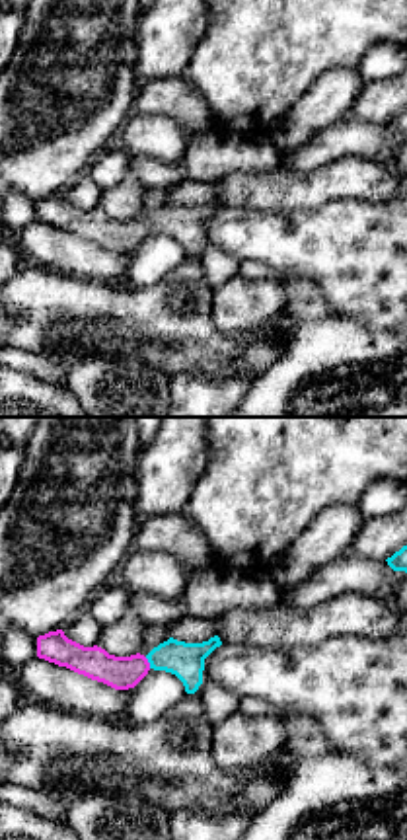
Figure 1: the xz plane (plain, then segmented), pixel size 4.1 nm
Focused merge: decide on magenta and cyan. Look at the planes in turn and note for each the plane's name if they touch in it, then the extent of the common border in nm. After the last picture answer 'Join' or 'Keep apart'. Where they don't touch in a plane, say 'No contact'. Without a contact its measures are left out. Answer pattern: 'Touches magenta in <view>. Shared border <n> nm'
Touches magenta in xz. Shared border 50 nm

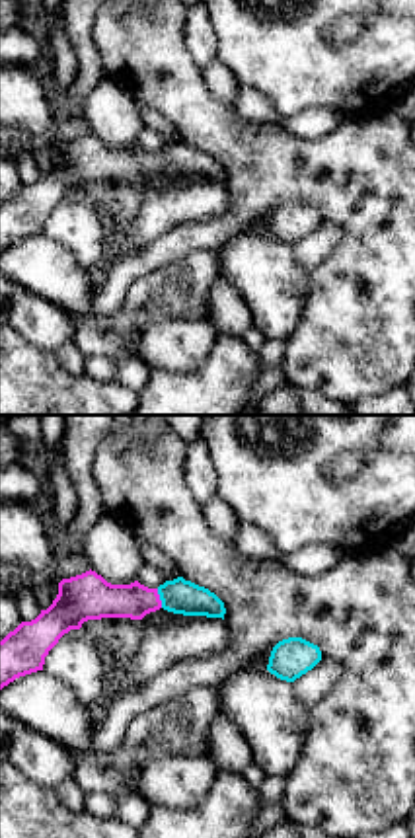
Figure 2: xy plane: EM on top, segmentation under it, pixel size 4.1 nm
Touches magenta in xy. Shared border 80 nm

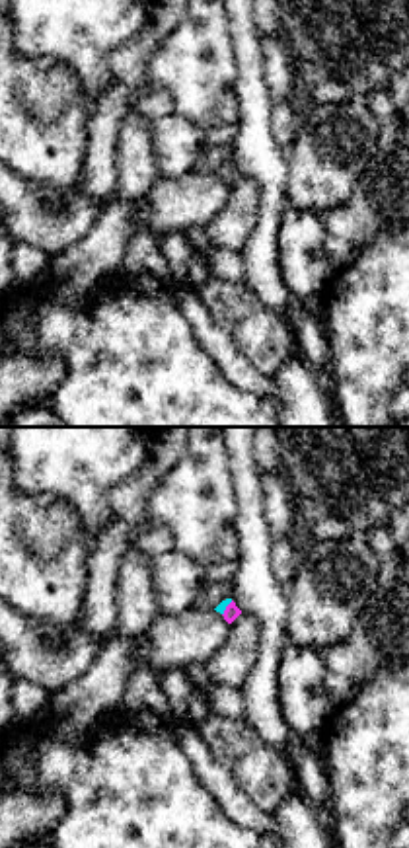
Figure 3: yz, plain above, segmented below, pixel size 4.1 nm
Touches magenta in yz. Shared border 80 nm

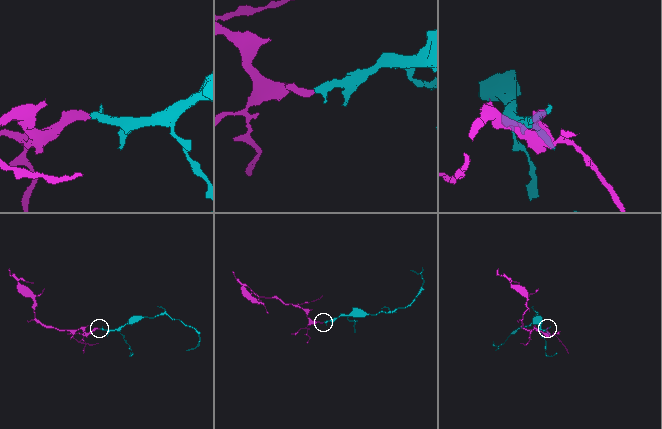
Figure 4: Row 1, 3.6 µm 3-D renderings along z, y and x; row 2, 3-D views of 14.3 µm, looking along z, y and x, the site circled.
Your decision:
Join

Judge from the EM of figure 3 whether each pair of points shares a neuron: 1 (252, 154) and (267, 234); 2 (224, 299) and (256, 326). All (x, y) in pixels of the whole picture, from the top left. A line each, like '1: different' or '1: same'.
1: same
2: same

